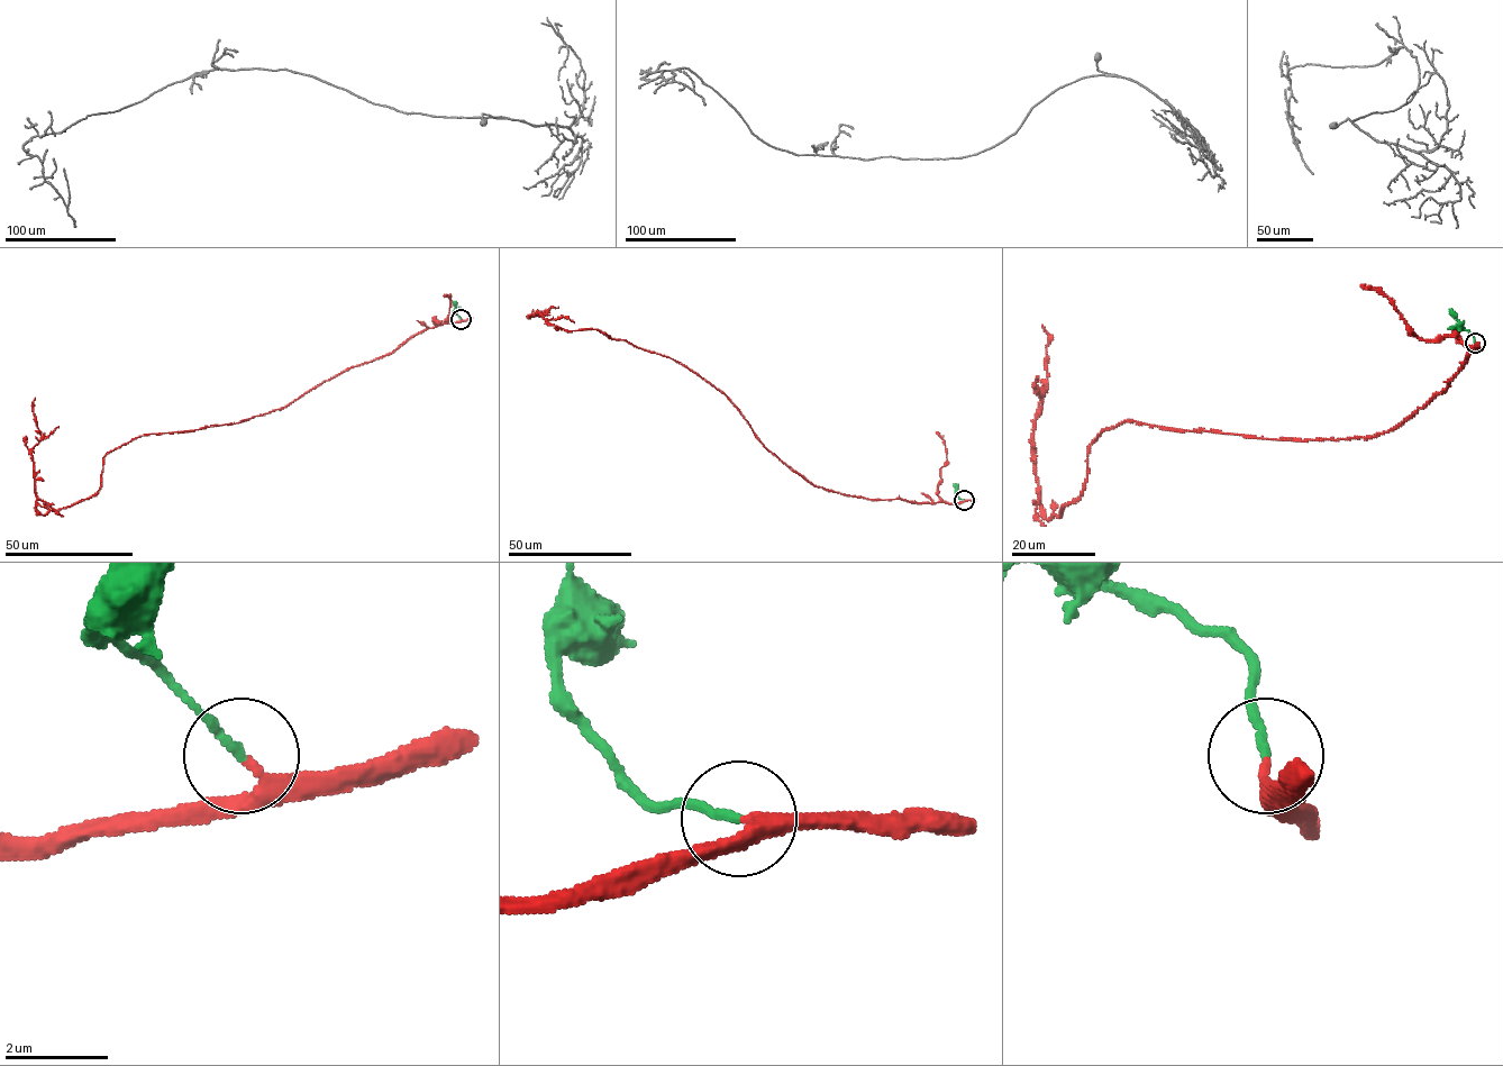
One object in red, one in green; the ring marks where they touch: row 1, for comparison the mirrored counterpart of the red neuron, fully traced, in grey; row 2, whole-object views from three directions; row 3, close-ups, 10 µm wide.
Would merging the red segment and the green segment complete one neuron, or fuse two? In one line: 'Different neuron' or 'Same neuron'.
Same neuron

